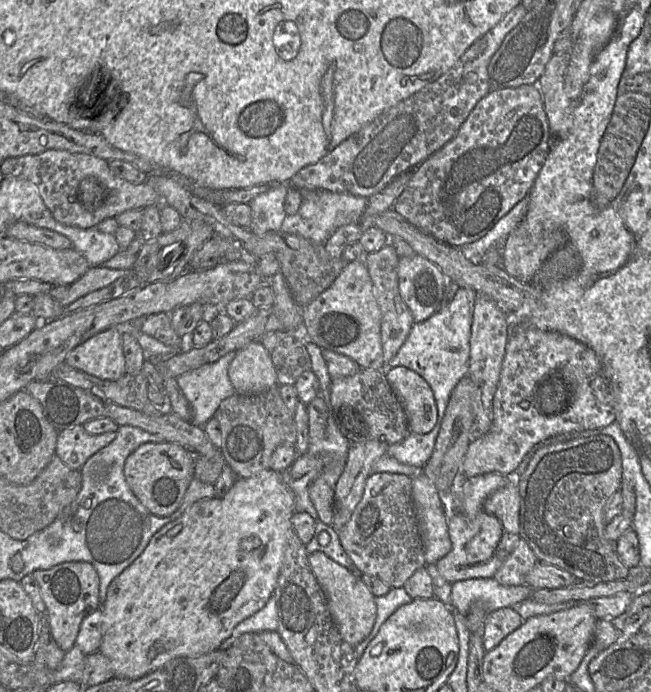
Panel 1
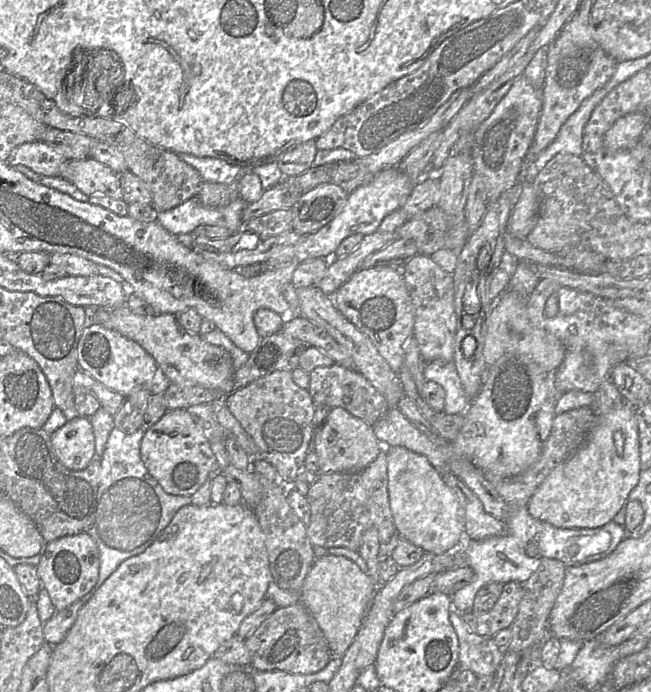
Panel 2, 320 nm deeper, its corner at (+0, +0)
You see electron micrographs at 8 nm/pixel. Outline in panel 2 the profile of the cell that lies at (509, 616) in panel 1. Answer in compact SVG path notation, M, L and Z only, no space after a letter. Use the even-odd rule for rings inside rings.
M508 582L503 585L497 602L489 611L475 614L470 610L461 614L461 617L472 632L483 637L494 637L500 630L512 625L522 596L522 584Z

